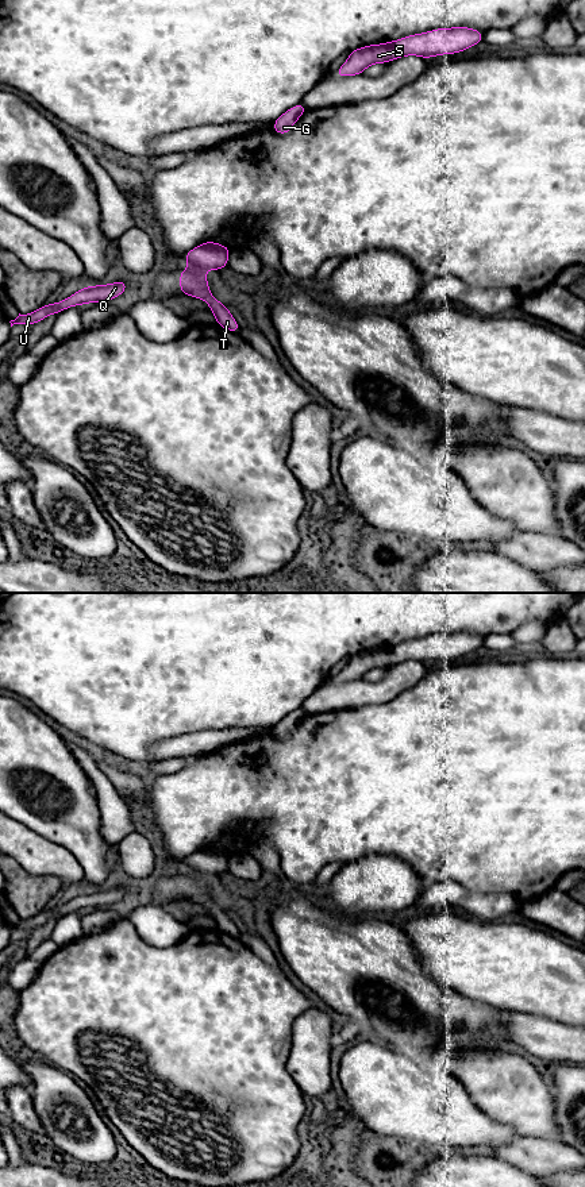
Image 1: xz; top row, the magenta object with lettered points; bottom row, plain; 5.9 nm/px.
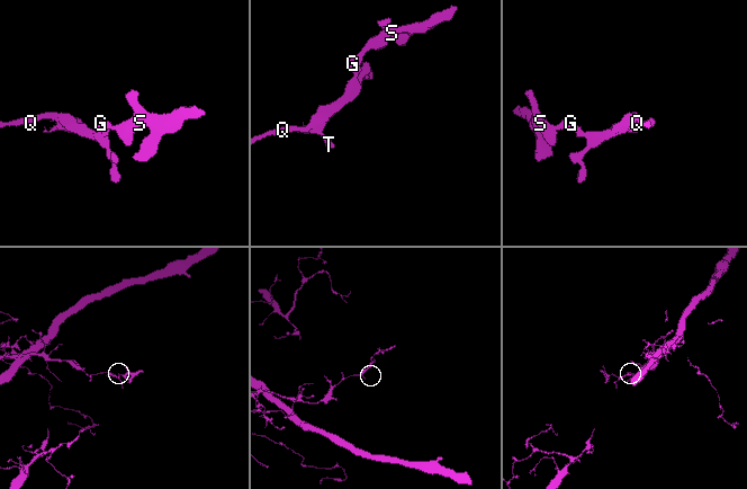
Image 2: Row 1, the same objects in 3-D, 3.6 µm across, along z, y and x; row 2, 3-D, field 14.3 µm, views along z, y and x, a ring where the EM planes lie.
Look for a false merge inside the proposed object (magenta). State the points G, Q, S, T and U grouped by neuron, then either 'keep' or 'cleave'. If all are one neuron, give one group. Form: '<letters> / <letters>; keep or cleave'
G S T / Q U; cleave

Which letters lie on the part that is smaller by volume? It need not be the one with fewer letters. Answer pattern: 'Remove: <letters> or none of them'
Remove: G, S, T

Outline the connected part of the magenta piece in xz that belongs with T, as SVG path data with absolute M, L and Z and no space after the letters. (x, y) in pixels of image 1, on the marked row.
M192 267L180 270L181 293L207 301L209 305L209 311L216 317L216 324L234 334L239 334L242 328L232 317L228 308L211 294L208 285L208 280L205 278L203 270Z

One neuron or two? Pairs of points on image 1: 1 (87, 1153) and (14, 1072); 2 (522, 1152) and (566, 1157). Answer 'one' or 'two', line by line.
1: two
2: one

